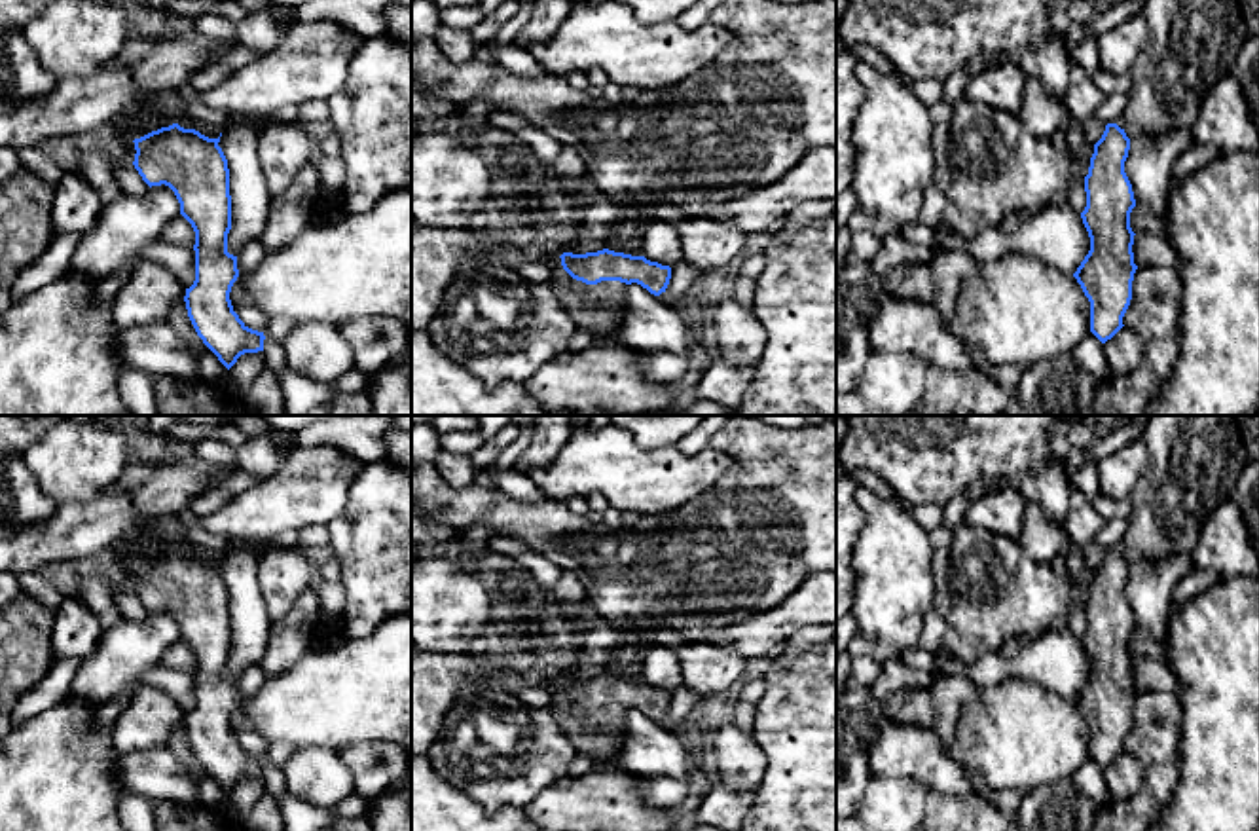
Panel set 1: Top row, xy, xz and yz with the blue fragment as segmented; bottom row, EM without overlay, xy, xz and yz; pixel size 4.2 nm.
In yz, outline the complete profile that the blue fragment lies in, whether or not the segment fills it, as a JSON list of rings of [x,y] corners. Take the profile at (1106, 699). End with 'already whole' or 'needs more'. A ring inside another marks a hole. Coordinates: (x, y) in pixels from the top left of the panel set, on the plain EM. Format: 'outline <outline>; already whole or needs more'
outline [[[1151,416],[1141,440],[1147,450],[1147,469],[1128,495],[1126,533],[1105,550],[1085,601],[1086,632],[1081,643],[1090,662],[1090,675],[1073,702],[1090,727],[1090,757],[1102,768],[1124,751],[1122,742],[1132,725],[1138,694],[1132,677],[1136,658],[1130,653],[1136,624],[1124,598],[1130,565],[1138,560],[1160,560],[1174,554],[1191,556],[1206,518],[1234,491],[1250,461],[1234,416]]]; needs more

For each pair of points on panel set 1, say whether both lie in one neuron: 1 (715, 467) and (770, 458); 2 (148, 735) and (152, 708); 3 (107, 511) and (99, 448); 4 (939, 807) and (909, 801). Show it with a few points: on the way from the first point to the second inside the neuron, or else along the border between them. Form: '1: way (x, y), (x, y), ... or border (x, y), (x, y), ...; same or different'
1: border (729, 454), (729, 469), (698, 498); different
2: way (148, 729), (150, 714); same
3: border (131, 458), (95, 498), (63, 505); different
4: border (928, 790), (924, 811); different

